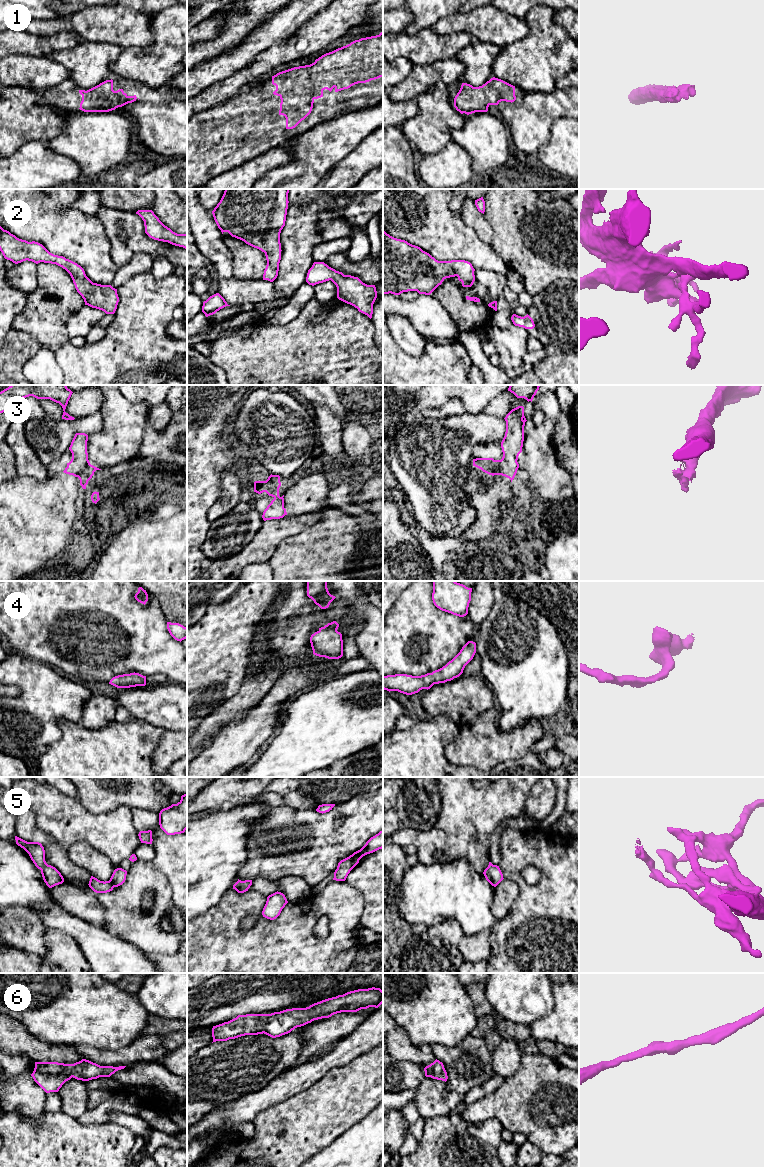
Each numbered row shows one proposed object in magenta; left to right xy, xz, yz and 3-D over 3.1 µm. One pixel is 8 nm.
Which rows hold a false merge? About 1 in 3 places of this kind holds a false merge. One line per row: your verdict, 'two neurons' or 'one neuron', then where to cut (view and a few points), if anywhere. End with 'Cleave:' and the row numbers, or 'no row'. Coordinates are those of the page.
1: one neuron; cut none
2: one neuron; cut none
3: one neuron; cut none
4: one neuron; cut none
5: two neurons; cut xy (47, 864), (41, 870)
6: one neuron; cut none
Cleave: 5

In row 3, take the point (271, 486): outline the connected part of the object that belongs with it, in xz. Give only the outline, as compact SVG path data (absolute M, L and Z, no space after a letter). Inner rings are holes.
M271 474L266 481L254 482L254 492L258 494L266 492L274 498L263 512L262 518L264 521L280 519L287 515L286 509L284 508L284 495L282 497L279 496L280 486L279 475Z

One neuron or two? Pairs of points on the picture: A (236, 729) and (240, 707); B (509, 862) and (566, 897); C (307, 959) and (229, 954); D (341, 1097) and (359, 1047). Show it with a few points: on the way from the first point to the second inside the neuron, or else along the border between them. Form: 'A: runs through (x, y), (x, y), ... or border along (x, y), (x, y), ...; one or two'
A: border along (257, 703), (232, 720), (220, 732); two
B: runs through (525, 860), (537, 860), (558, 881); one
C: runs through (288, 959), (248, 959); one
D: border along (372, 1048), (349, 1062), (335, 1067); two

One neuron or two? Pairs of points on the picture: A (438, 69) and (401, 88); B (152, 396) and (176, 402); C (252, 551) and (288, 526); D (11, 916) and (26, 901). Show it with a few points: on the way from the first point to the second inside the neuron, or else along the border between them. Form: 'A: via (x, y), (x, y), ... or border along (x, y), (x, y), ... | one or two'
A: via (429, 74), (423, 76), (410, 88) | one
B: border along (167, 395), (165, 400) | two
C: via (261, 546), (279, 529) | one
D: border along (10, 906), (22, 906), (34, 912), (40, 920) | two

